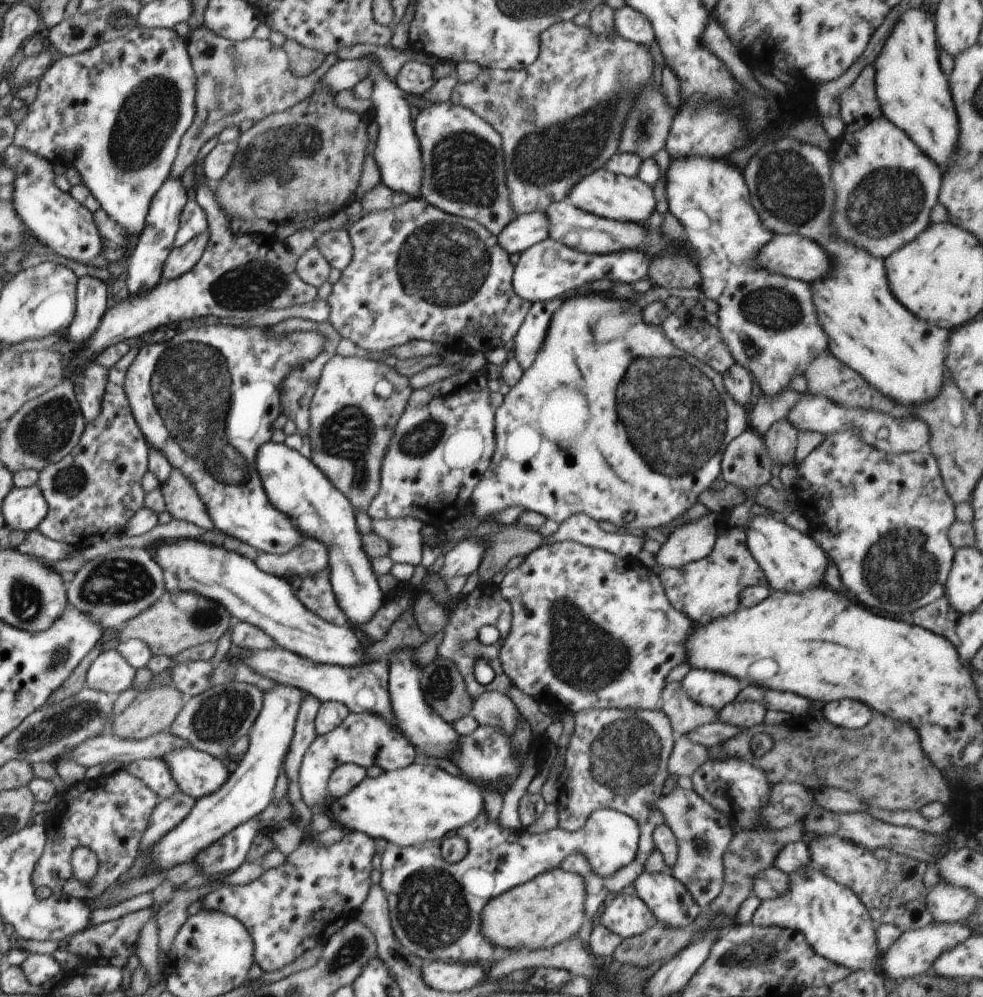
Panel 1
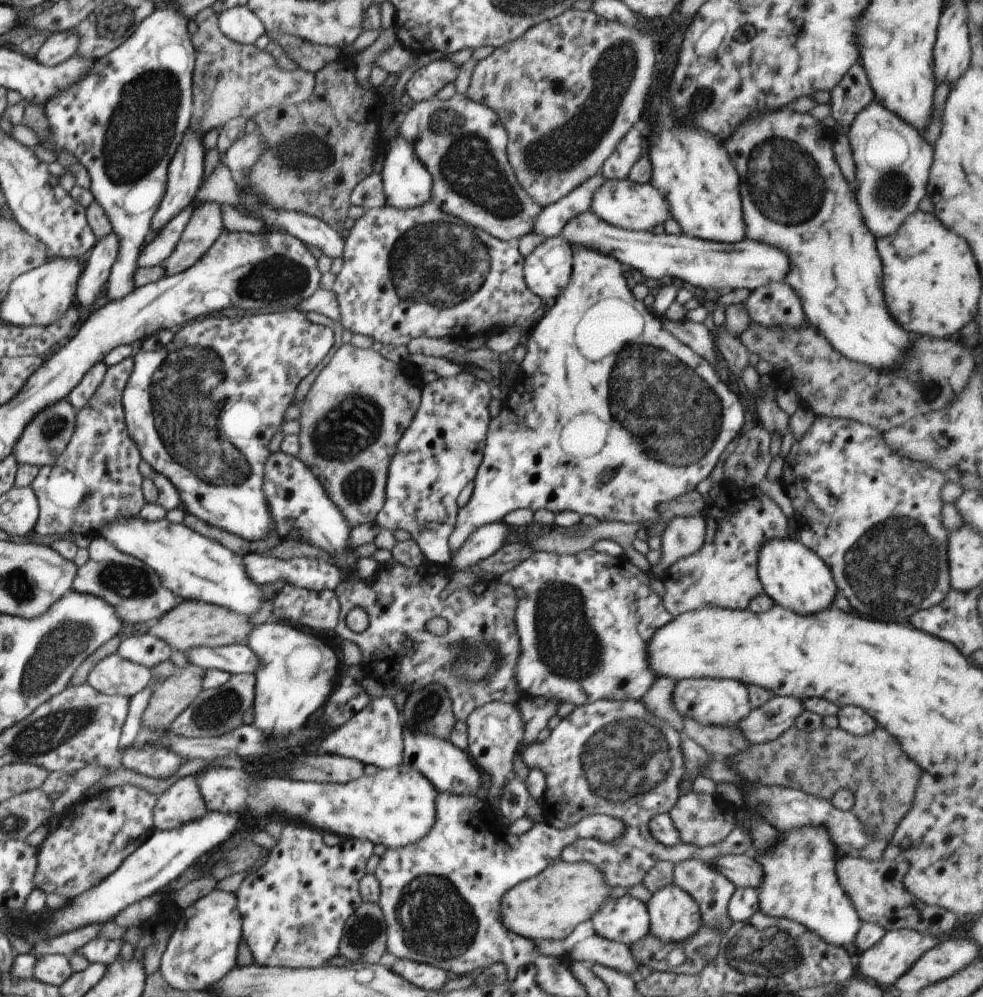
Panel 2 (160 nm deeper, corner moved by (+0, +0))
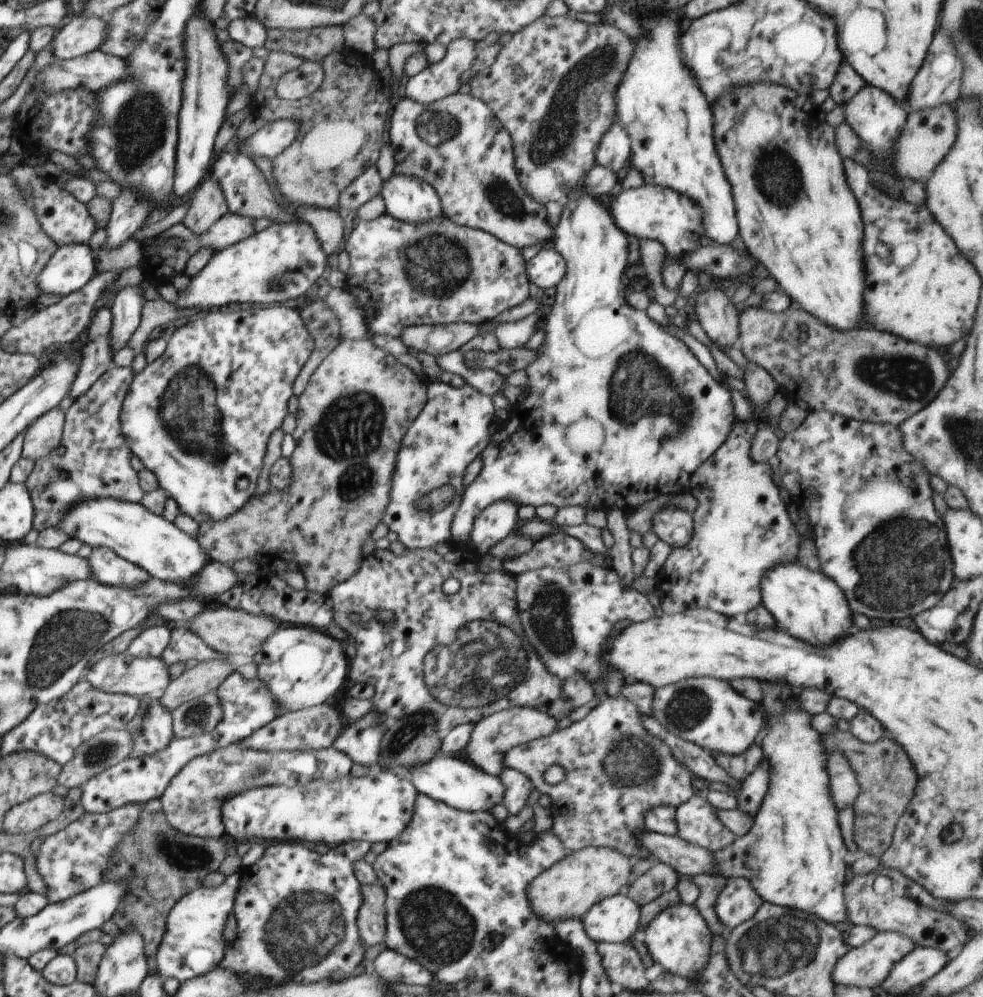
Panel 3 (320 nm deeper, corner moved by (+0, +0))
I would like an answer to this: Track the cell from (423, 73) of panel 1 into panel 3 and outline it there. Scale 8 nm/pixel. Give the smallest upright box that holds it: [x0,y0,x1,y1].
[405,39,479,103]

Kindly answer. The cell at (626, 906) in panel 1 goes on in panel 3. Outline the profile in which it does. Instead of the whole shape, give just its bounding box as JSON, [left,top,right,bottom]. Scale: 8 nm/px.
[580,891,640,943]

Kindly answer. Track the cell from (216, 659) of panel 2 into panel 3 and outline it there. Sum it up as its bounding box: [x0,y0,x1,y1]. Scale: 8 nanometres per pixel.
[161,625,228,666]

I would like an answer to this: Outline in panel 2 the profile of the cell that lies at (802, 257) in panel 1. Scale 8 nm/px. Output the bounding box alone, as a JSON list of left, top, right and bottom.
[561,210,788,291]

